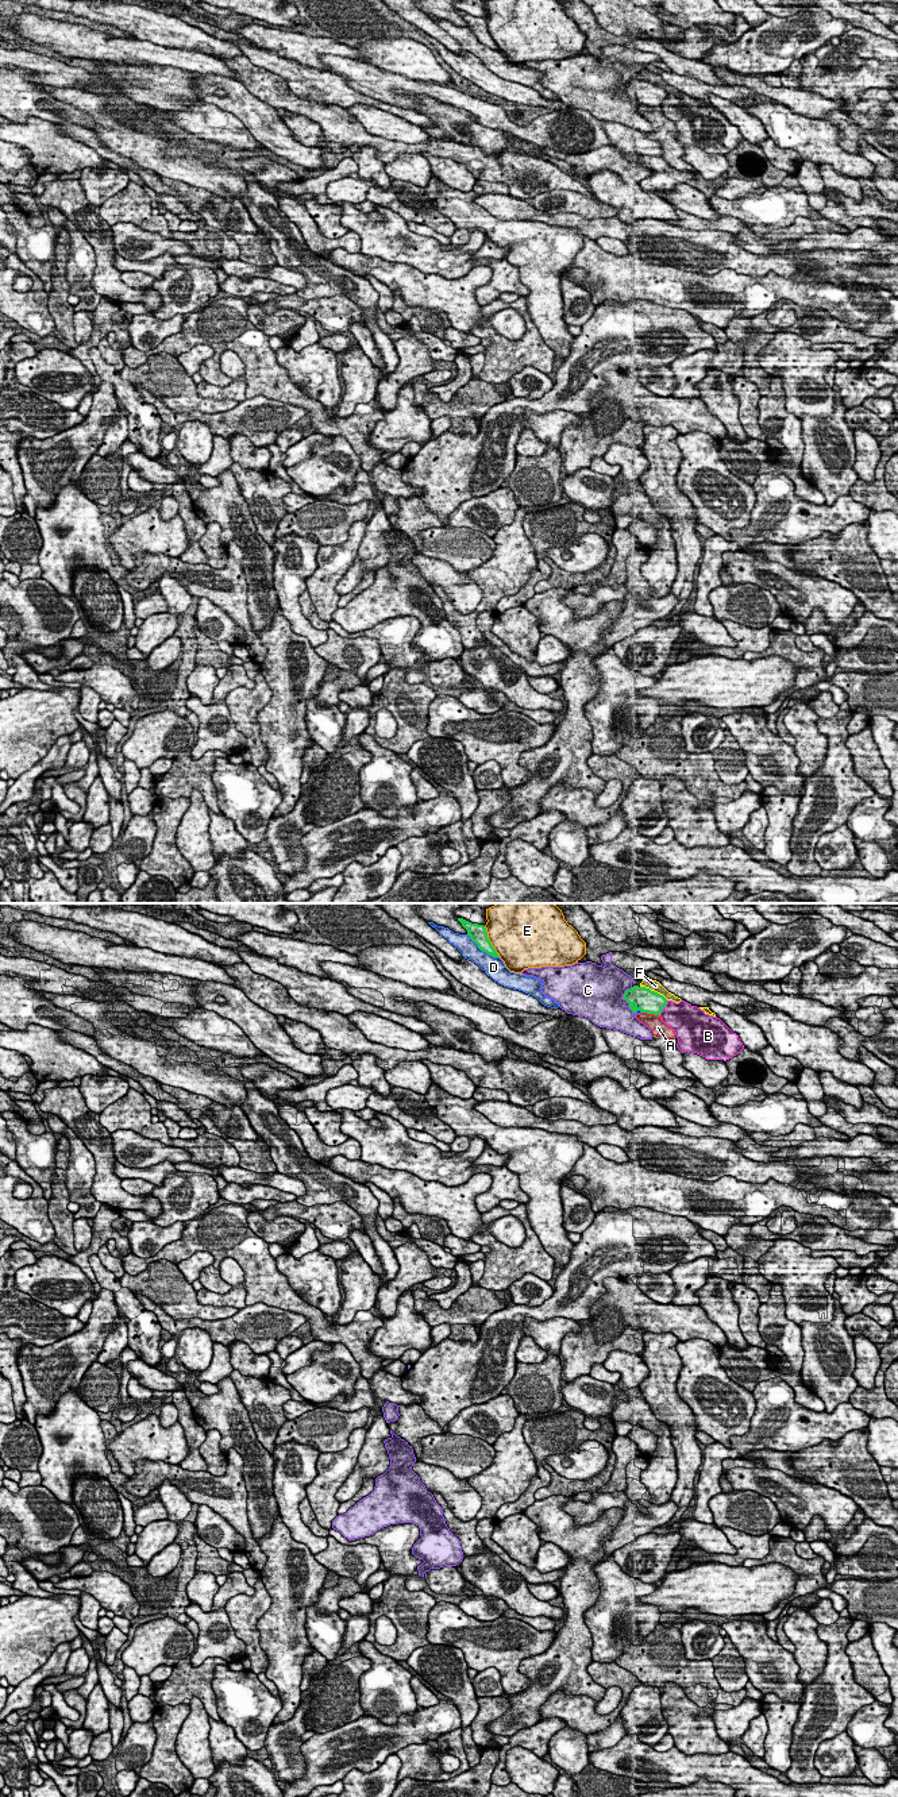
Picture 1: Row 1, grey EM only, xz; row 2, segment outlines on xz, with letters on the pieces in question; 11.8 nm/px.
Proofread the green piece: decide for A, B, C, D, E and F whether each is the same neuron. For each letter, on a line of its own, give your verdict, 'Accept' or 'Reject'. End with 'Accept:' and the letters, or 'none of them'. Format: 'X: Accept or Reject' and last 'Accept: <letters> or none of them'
A: Reject
B: Reject
C: Reject
D: Reject
E: Reject
F: Reject
Accept: none of them

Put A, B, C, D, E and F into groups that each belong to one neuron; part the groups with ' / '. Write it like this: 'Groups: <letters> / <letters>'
Groups: A / B / C / D / E / F

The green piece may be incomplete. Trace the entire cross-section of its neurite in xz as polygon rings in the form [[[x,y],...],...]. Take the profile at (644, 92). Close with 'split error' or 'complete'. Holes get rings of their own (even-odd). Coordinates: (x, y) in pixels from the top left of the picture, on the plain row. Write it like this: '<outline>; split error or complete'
[[[633,78],[631,82],[627,82],[623,92],[629,96],[629,101],[636,105],[660,108],[662,103],[667,97],[667,92],[645,80]]]; complete

